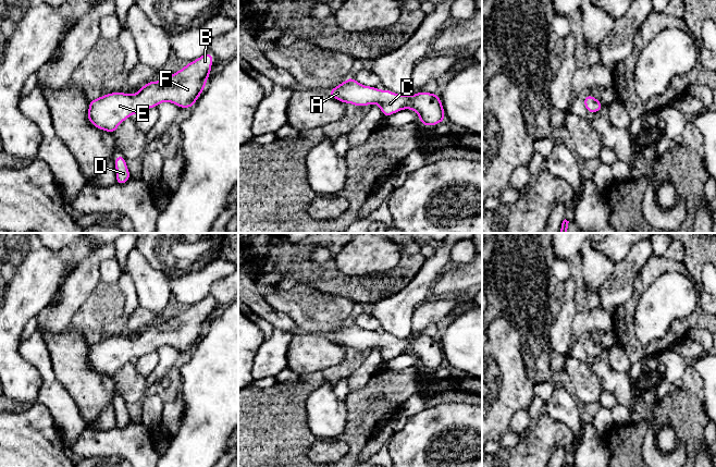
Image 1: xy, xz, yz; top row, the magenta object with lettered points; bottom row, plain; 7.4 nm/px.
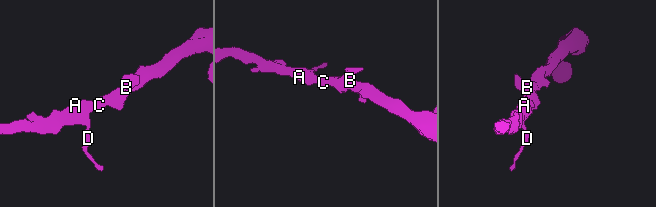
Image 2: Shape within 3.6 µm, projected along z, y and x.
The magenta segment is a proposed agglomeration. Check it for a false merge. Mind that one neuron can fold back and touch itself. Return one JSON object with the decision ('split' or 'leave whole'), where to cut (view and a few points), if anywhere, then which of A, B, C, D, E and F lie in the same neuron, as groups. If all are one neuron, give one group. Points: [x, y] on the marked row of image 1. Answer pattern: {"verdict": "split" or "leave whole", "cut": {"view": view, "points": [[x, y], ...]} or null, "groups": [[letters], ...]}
{"verdict": "leave whole", "cut": null, "groups": [["A", "B", "C", "D", "E", "F"]]}

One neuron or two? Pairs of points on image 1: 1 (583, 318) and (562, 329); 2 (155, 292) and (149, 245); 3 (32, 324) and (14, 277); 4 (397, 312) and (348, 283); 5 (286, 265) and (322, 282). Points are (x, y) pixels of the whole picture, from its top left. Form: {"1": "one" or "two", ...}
{"1": "two", "2": "two", "3": "two", "4": "two", "5": "one"}

